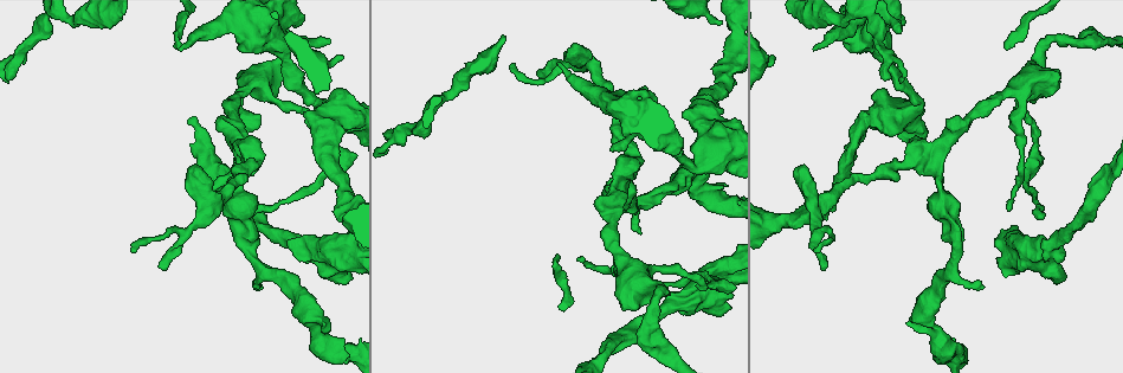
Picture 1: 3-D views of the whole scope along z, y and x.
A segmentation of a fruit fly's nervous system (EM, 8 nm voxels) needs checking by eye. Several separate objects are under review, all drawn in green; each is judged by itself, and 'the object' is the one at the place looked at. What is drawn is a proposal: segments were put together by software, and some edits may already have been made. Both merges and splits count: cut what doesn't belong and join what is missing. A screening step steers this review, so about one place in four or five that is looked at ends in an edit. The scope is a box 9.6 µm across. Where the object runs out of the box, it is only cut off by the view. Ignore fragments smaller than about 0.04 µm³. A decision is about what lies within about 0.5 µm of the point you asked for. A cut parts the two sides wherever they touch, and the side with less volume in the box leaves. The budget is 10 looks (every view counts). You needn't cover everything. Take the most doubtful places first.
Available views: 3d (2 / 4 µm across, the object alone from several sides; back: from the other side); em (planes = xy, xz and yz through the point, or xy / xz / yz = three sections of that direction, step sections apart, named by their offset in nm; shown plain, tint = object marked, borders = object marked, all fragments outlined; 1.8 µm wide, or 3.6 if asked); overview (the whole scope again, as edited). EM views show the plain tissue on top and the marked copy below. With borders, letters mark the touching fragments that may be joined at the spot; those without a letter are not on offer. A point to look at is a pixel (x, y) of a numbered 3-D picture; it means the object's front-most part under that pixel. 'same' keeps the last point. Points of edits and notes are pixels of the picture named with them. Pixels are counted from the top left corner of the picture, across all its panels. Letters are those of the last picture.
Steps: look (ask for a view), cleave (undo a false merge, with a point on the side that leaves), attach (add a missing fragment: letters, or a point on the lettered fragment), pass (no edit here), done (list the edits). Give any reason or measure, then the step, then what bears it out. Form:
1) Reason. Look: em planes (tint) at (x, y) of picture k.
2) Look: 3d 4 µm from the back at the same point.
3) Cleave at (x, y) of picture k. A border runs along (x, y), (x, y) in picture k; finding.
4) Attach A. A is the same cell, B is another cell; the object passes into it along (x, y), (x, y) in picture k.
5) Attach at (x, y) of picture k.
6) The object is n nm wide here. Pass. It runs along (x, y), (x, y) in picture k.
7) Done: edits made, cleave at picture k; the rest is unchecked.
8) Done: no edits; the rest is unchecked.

Four or more arms meet. Look: em 3.6 µm yz step 16 (borders) at (265, 92) of picture 1.

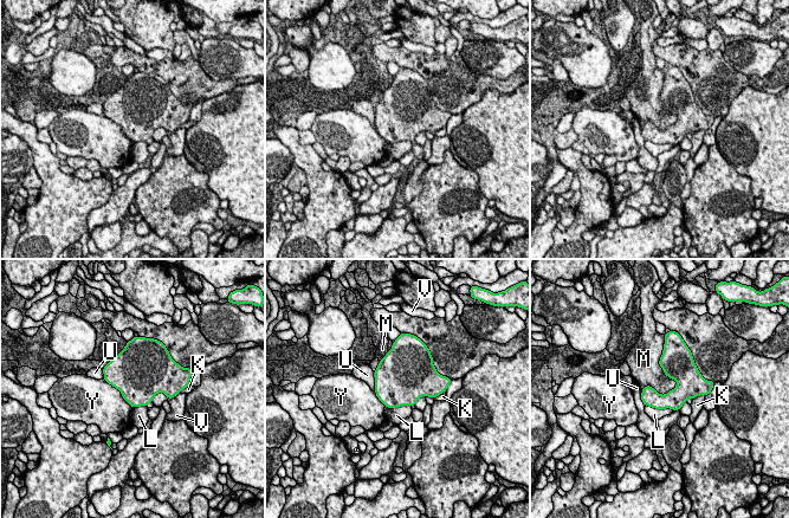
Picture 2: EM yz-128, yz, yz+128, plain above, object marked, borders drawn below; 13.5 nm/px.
The object is 100 nm wide here. Pass. K, L, M, U, V and Y are other cells; a border runs along (661, 353), (676, 381), (665, 395) in picture 2; continuous, no second cell.

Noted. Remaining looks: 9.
Look: 3d 4 µm at (719, 275) of picture 1.

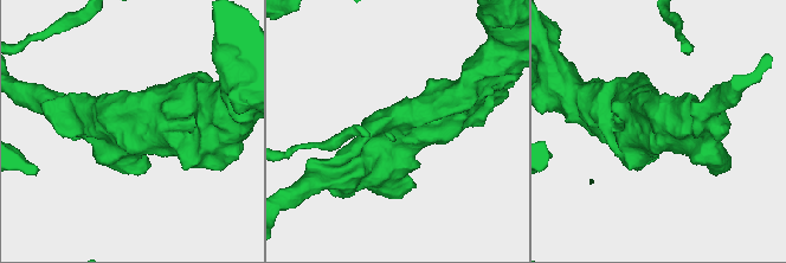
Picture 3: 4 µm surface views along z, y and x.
Now the EM. Look: em 3.6 µm planes (borders) at (131, 131) of picture 3.

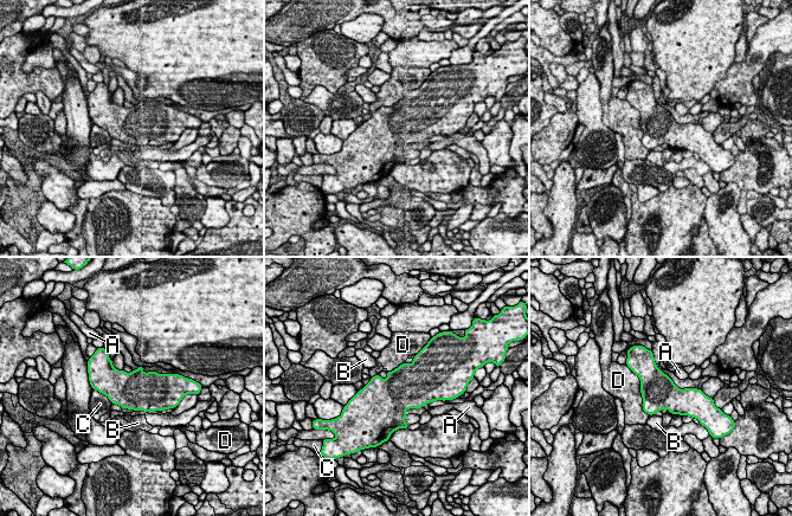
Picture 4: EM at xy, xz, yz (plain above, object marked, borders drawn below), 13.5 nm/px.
The longest contact is with D, 750 nm. Pass. A, B, C and D are other cells; a border runs along (628, 367), (639, 379), (649, 415) in picture 4; all the same cell.

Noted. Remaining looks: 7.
Branch stops here. Look: 3d 2 µm at (900, 29) of picture 1.

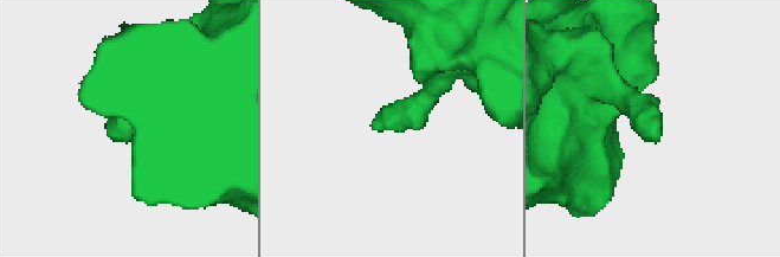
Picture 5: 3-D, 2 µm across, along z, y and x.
Look: em planes (tint) at (108, 128) of picture 5.

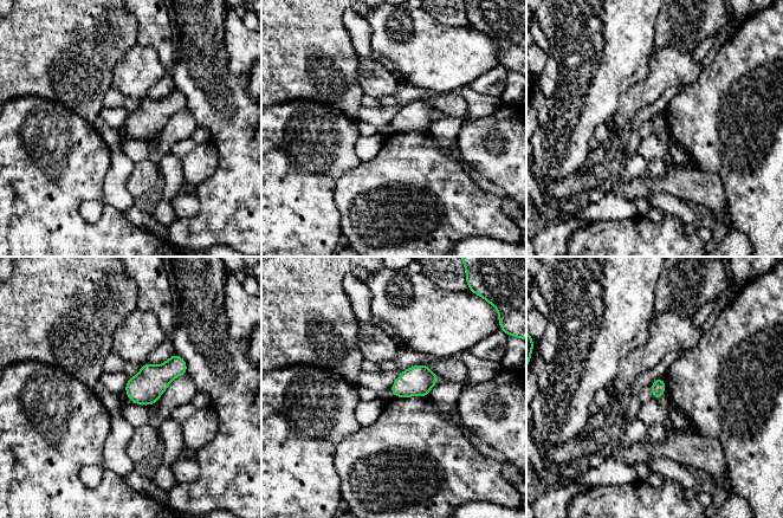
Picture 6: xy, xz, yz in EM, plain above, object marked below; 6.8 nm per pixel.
Look: em planes (borders) at the same point.

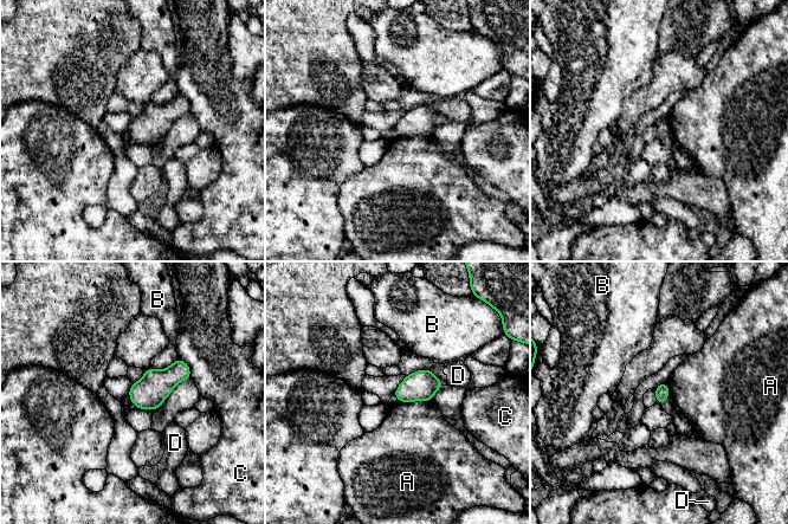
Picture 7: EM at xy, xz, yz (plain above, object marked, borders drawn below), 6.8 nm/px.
Pass. A, B, C and D are other cells; a border runs along (431, 400), (399, 402) in picture 7; none of them fits.

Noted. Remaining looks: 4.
Look: 3d 2 µm at (601, 195) of picture 1.

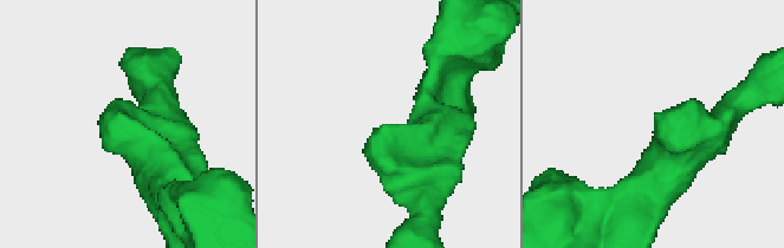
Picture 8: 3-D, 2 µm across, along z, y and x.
Need the tissue. Look: em planes (borders) at (655, 112) of picture 8.

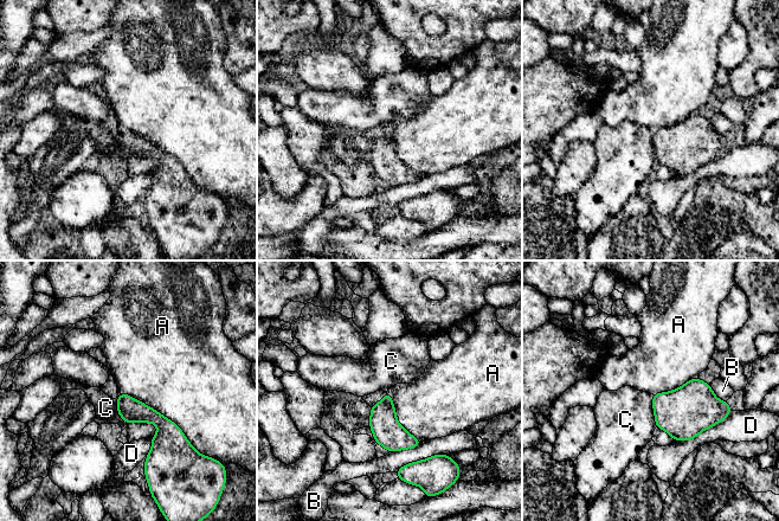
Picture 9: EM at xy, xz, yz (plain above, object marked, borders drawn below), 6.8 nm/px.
The object is 160 nm wide here. Pass. A, B, C and D are other cells; a border runs along (121, 392), (171, 419), (190, 443) in picture 9; no lettered fragment goes on from it.

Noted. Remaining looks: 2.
Done: no edits; the rest is unchecked.

